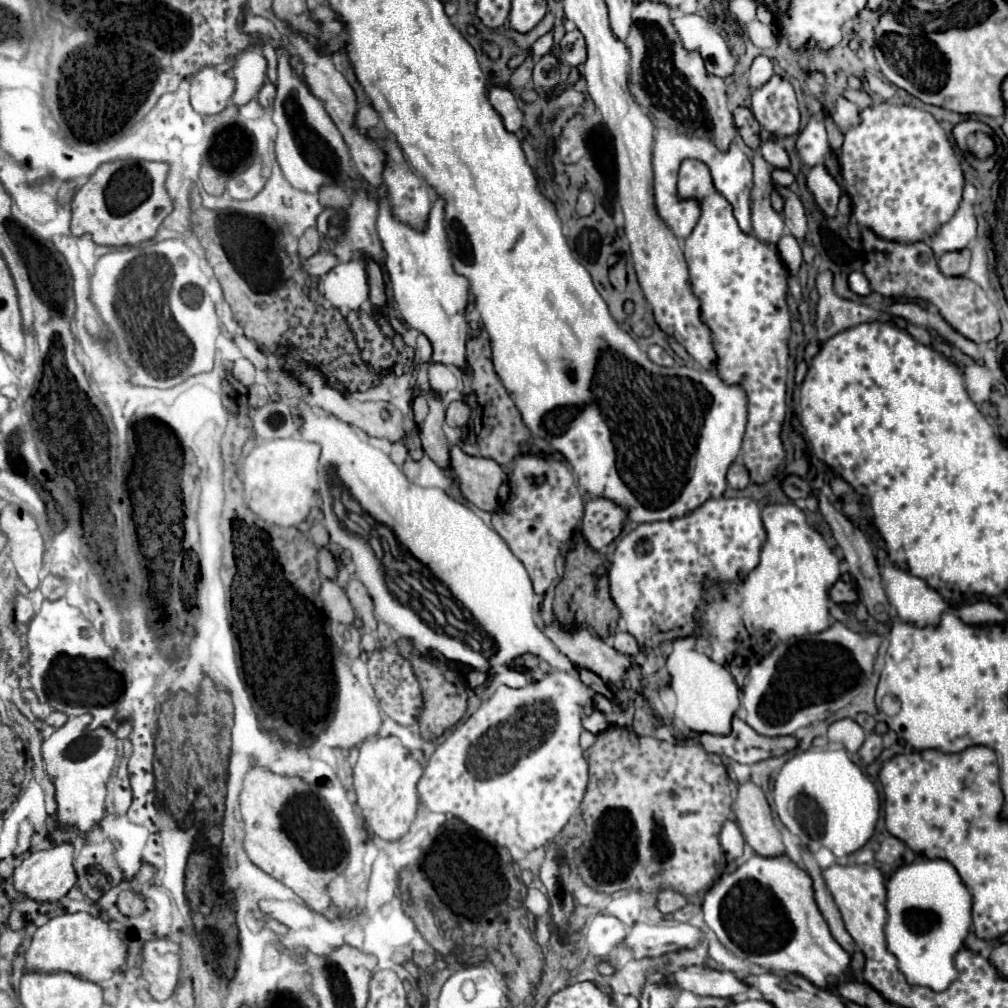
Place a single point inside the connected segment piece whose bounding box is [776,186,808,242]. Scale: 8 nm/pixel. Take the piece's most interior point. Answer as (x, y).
(794, 217)

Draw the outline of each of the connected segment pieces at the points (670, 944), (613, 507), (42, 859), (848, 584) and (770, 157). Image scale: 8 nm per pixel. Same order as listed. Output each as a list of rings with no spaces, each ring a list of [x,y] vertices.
[[[634,924],[622,946],[640,950],[642,958],[658,958],[670,952],[696,948],[704,938],[702,928],[692,924]]]
[[[596,498],[586,504],[582,520],[582,536],[592,550],[608,546],[622,530],[626,520],[626,510],[606,498]]]
[[[60,844],[60,846],[54,846],[50,850],[28,854],[22,860],[22,864],[14,870],[14,890],[24,894],[26,898],[32,898],[32,900],[40,902],[40,904],[58,902],[76,884],[76,872],[74,872],[74,866],[72,866],[72,854],[74,854],[74,850],[68,844]]]
[[[842,574],[842,576],[830,586],[828,596],[830,596],[830,600],[836,602],[836,604],[842,604],[842,602],[852,604],[852,602],[856,602],[856,600],[858,600],[858,594],[856,594],[856,584],[854,584],[852,576],[850,576],[850,574]]]
[[[768,140],[766,144],[762,144],[760,152],[762,152],[764,160],[768,164],[772,164],[774,168],[780,168],[780,170],[788,170],[790,168],[790,158],[788,158],[786,150],[780,144],[776,144],[774,140]]]

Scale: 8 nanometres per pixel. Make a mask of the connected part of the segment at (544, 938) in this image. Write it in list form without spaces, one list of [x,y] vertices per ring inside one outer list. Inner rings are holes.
[[[536,920],[536,930],[534,930],[534,936],[536,936],[536,942],[538,942],[542,948],[546,948],[546,946],[548,946],[550,934],[552,934],[552,928],[550,928],[544,920]]]

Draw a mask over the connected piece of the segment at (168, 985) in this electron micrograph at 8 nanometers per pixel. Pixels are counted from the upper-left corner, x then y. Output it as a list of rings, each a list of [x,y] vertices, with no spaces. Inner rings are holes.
[[[148,940],[142,946],[140,970],[156,1000],[166,1000],[176,988],[180,974],[178,950],[178,944],[170,940]]]

